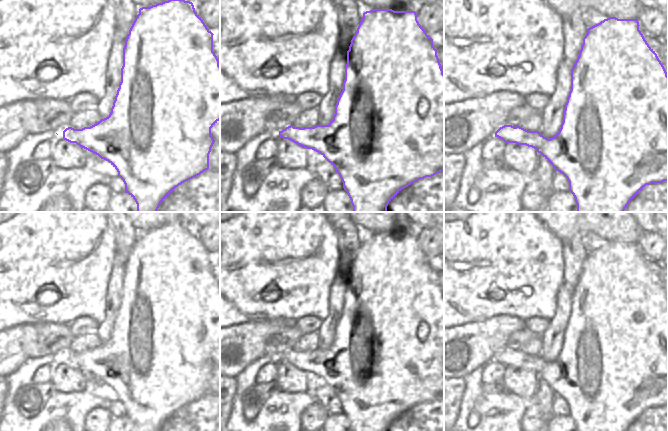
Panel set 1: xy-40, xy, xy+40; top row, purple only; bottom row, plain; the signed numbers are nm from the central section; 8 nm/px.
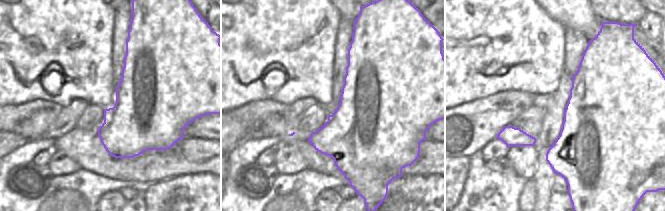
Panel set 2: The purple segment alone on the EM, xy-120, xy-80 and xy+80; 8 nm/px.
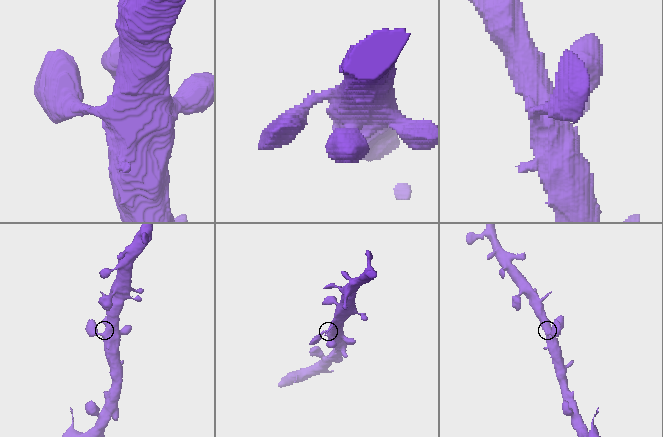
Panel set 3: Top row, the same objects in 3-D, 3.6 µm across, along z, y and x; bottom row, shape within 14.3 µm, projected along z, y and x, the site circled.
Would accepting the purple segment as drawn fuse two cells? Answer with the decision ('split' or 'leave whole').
leave whole

